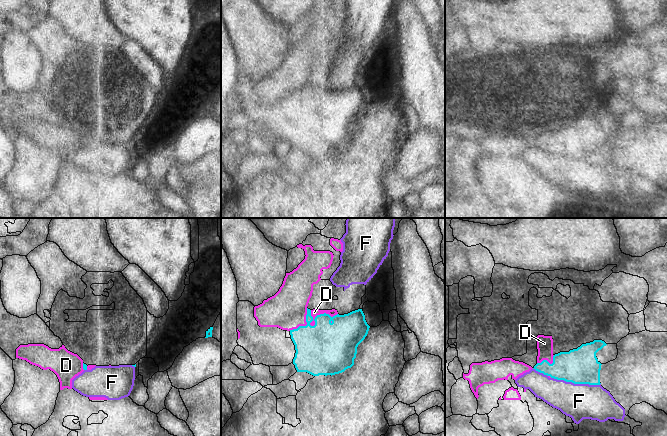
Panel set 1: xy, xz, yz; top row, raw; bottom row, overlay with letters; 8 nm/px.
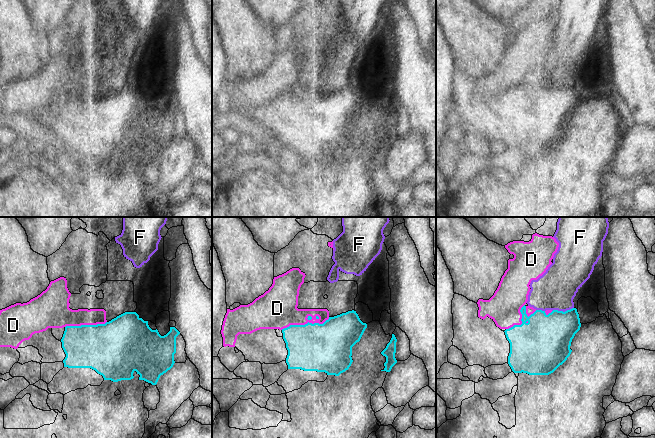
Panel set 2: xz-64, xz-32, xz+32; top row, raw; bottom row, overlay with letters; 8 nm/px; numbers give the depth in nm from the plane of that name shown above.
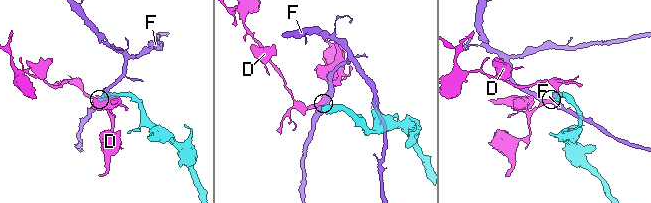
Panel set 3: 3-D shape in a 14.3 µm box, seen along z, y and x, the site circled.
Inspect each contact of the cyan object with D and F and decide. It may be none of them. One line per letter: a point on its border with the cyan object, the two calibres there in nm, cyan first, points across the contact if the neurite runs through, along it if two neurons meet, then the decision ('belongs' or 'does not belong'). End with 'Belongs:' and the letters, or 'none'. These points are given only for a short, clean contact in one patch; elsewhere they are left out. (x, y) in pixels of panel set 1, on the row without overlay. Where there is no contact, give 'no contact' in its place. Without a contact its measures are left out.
D: meets cyan in xz at (322, 90); 380 nm thick on the cyan side, 60 nm on the other; does not belong
F: meets cyan in yz at (576, 159); 280 nm thick on the cyan side, 280 nm on the other; does not belong
Belongs: none

